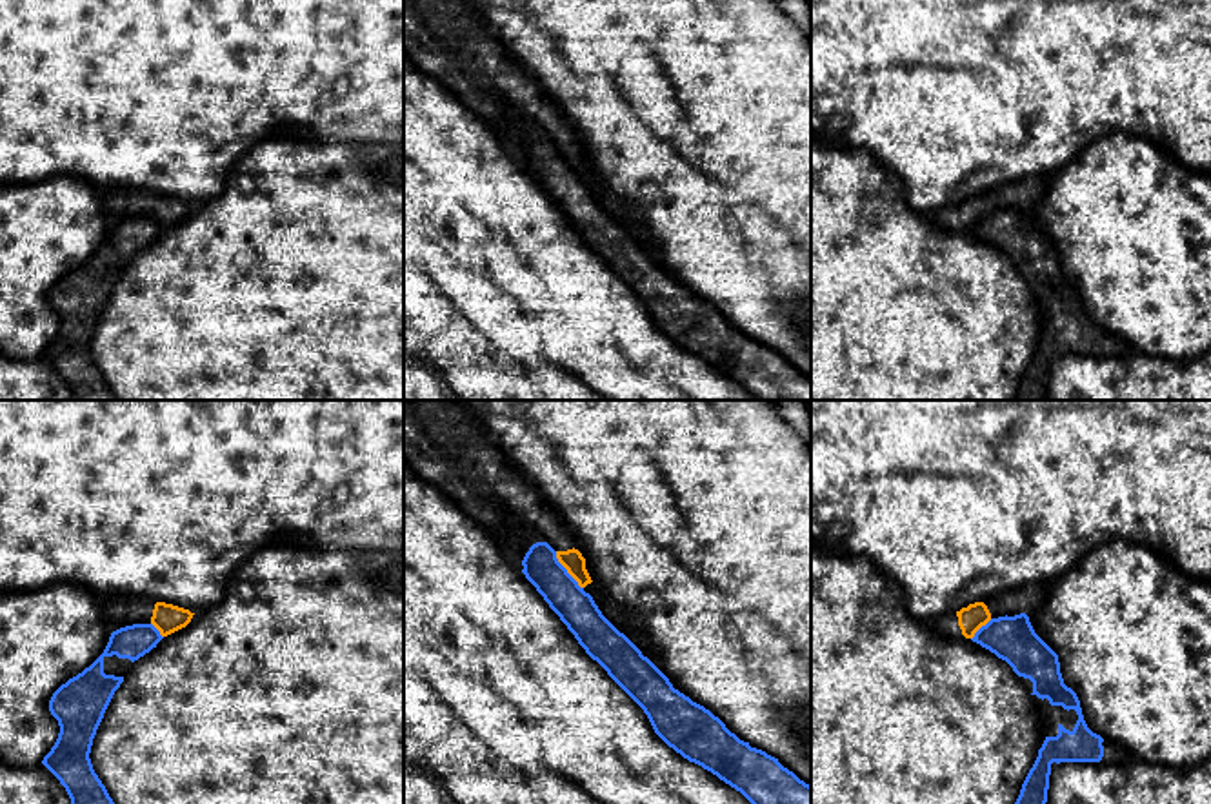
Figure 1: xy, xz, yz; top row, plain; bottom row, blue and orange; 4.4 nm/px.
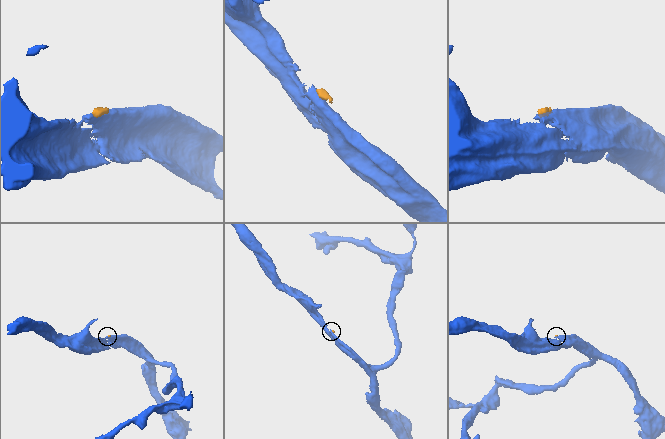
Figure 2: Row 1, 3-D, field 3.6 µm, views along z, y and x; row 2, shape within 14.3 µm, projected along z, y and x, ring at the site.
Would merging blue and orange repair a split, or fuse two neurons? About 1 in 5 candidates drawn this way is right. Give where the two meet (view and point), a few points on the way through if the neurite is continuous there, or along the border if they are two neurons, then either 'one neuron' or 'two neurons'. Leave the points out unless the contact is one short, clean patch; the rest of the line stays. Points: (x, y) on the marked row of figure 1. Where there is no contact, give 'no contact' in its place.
contact xz (566, 570); border xz (555, 552), (555, 557), (582, 588); two neurons

